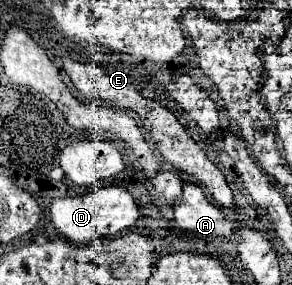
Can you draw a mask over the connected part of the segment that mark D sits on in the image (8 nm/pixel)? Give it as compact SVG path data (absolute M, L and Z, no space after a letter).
M113 185L97 189L85 197L53 199L49 211L51 211L53 227L59 233L59 237L63 237L71 243L77 243L77 245L89 243L91 239L97 239L97 237L117 235L123 229L131 227L139 217L139 209L137 209L133 197L129 195L129 191L125 191L121 187L113 187Z

